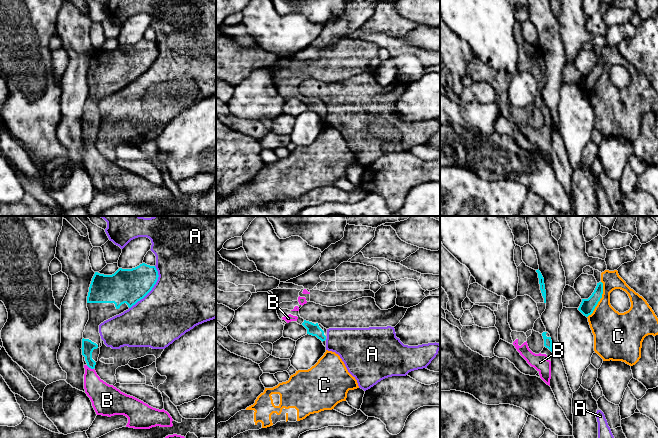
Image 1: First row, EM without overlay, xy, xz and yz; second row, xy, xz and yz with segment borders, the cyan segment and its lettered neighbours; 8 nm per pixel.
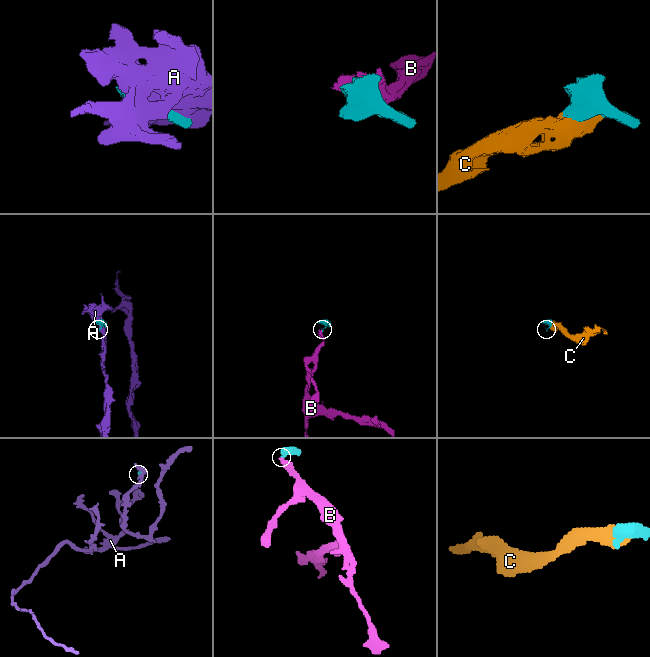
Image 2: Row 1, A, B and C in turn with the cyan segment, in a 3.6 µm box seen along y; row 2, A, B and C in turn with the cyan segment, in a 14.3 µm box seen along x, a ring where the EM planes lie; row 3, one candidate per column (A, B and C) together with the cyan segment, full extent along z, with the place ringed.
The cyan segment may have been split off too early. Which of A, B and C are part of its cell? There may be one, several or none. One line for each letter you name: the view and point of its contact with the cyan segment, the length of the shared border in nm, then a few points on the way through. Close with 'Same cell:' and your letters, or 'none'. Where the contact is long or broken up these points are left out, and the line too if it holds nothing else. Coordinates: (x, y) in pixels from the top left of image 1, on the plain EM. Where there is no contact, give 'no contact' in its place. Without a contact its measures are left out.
B: meets cyan in xy at (90, 143); contact 70 nm long; runs through xy (88, 122), (90, 143), (92, 160), (102, 171)
Same cell: B

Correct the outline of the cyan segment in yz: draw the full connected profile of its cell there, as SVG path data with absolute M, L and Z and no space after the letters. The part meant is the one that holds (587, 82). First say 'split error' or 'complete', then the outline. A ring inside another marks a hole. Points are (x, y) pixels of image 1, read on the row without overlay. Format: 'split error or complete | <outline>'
complete | M597 59L597 62L592 69L592 71L588 75L582 75L582 78L578 84L578 86L586 93L591 91L597 82L598 78L602 74L603 70L603 59Z

